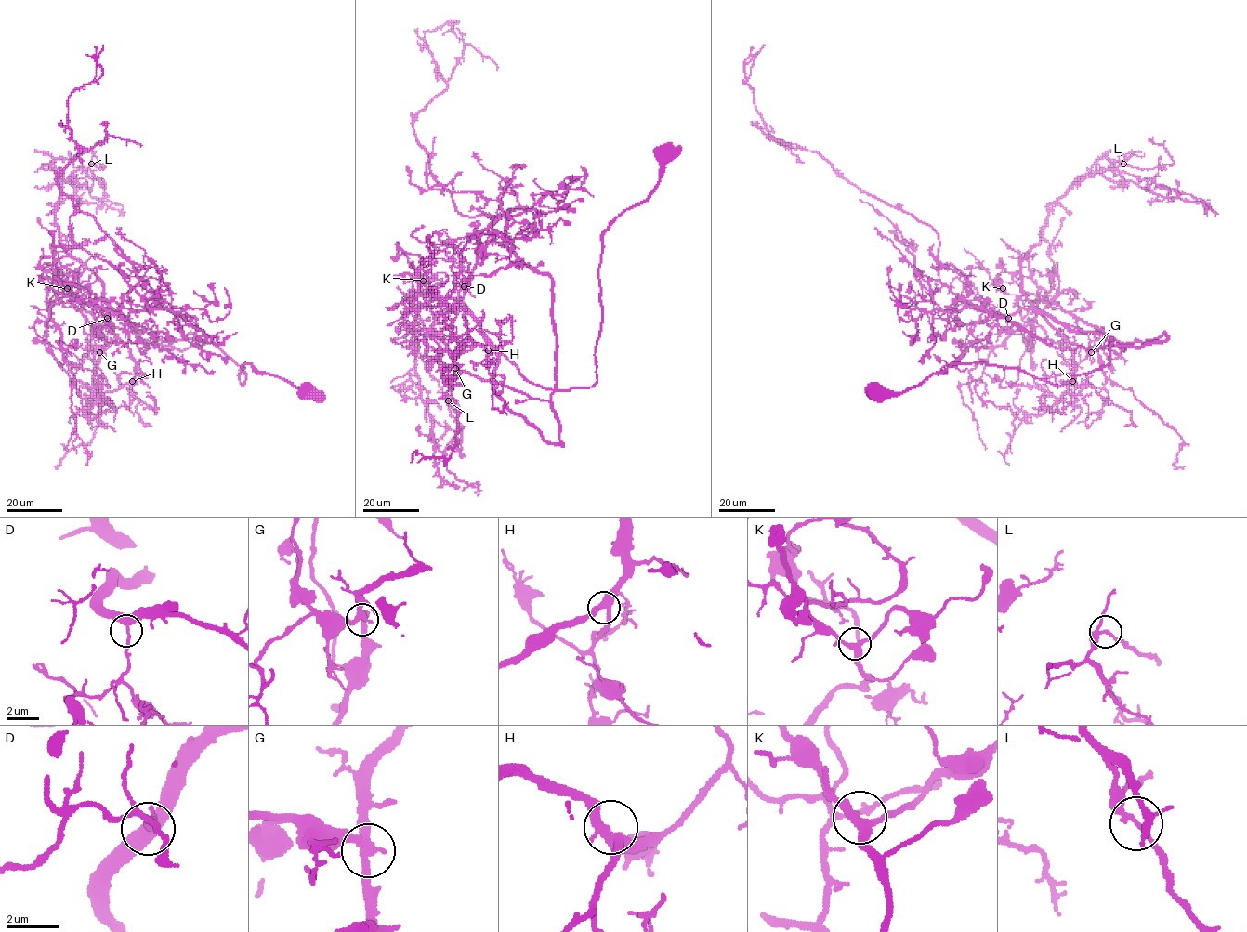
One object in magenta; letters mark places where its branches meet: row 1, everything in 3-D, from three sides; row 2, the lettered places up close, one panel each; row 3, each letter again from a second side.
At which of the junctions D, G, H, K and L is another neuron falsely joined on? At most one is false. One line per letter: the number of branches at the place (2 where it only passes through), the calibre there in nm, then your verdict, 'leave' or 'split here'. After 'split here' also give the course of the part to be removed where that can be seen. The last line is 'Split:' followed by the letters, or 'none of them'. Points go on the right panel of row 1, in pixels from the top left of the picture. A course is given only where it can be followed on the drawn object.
D: branches 3; calibre 260 nm; leave
G: branches 3; calibre 320 nm; leave
H: branches 3; calibre 360 nm; leave
K: branches 3; calibre 320 nm; leave
L: branches 2; calibre 200 nm; leave
Split: none of them

